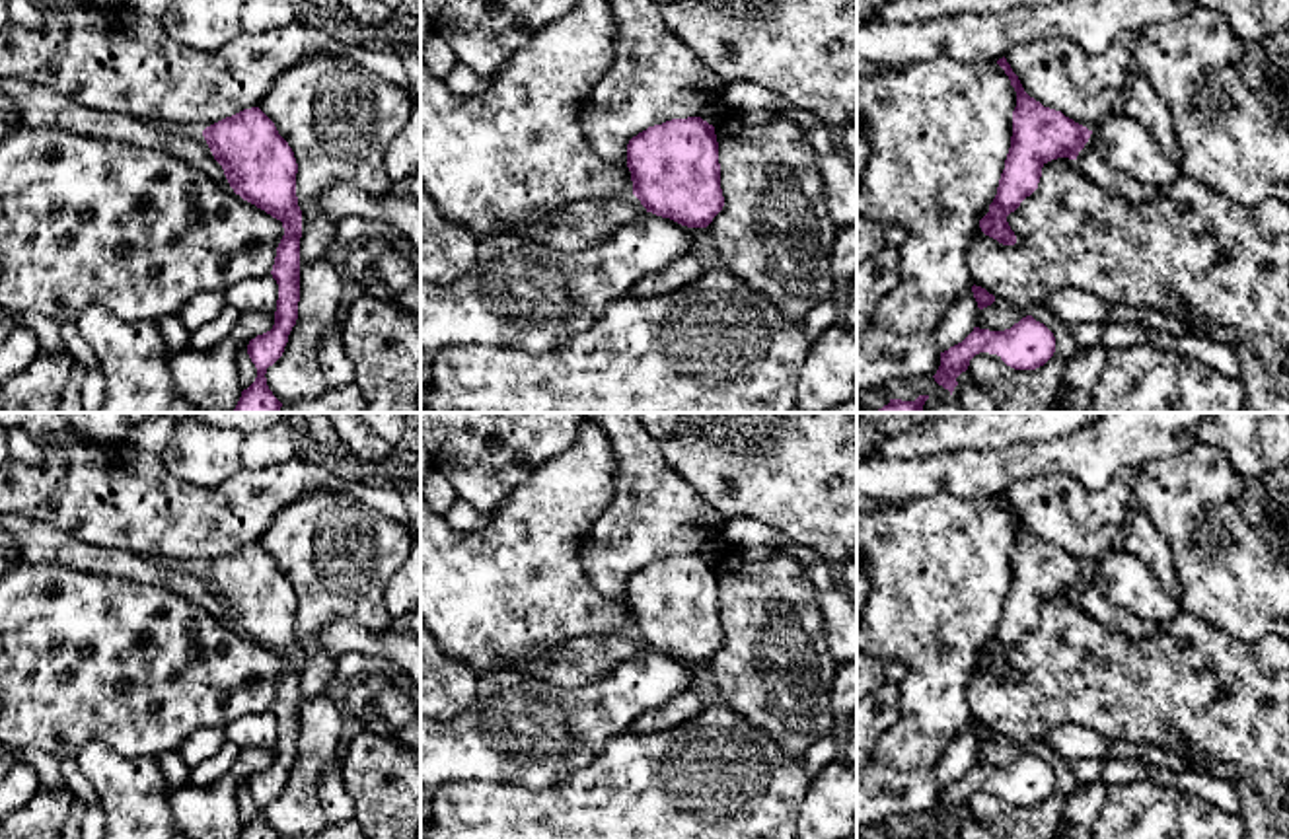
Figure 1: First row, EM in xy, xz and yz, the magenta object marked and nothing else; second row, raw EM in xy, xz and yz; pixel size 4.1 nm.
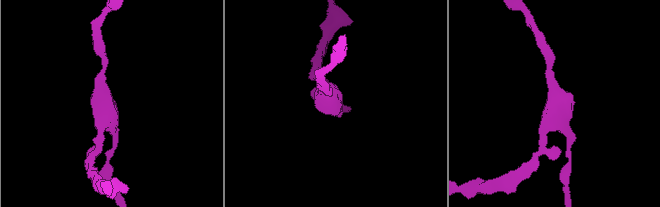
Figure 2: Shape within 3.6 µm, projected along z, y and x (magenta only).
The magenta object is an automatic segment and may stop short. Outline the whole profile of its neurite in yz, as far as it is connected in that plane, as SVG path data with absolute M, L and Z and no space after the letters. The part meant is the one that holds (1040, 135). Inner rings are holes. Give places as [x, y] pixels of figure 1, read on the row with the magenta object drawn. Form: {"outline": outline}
{"outline": "M1005 56L997 64L1016 91L1016 107L1013 111L1013 136L1005 169L989 212L979 220L979 228L999 243L1014 245L1016 236L1007 216L1038 189L1042 167L1057 158L1077 160L1092 130L1030 97Z"}

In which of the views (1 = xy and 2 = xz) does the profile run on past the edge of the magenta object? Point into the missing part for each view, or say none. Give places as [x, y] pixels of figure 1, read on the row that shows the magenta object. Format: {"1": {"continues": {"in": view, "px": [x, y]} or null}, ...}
{"1": {"continues": null}, "2": {"continues": null}}

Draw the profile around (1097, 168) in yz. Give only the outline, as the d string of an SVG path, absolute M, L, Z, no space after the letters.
M1092 136L1077 156L1079 169L1100 189L1131 201L1153 201L1160 195L1155 185L1141 183L1123 171L1114 169L1100 154Z

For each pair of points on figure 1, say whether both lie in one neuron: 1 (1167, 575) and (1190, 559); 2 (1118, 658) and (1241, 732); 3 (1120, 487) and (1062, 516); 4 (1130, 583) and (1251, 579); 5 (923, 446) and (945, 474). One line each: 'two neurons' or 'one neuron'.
1: two neurons
2: one neuron
3: one neuron
4: two neurons
5: two neurons

